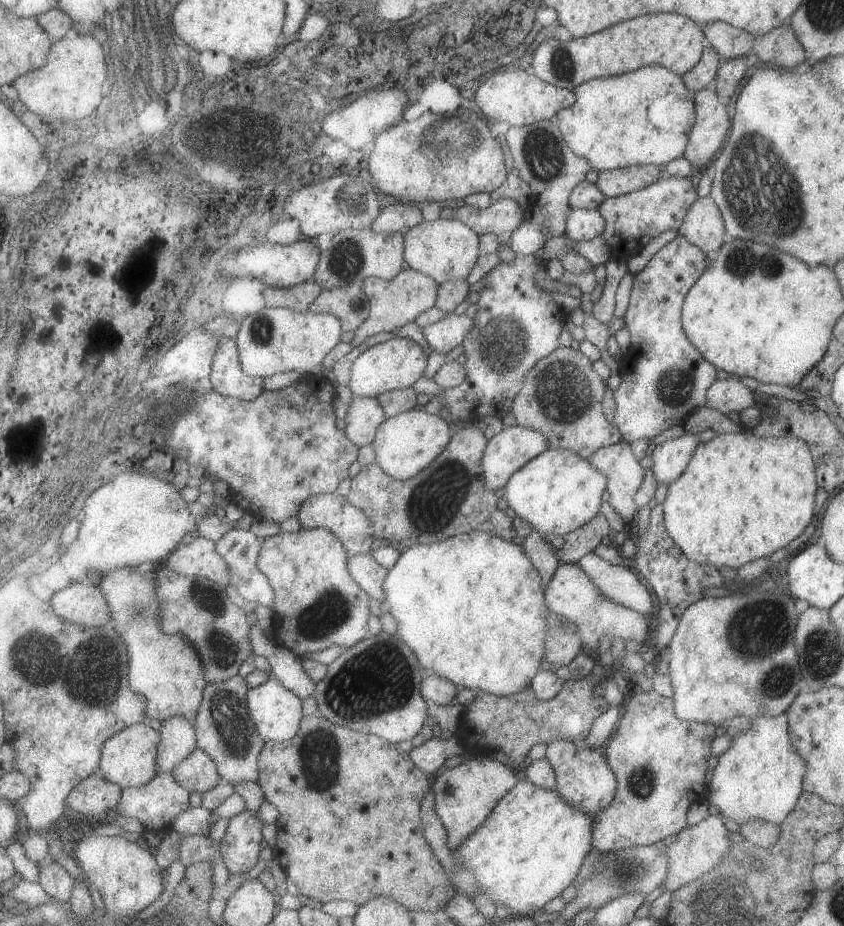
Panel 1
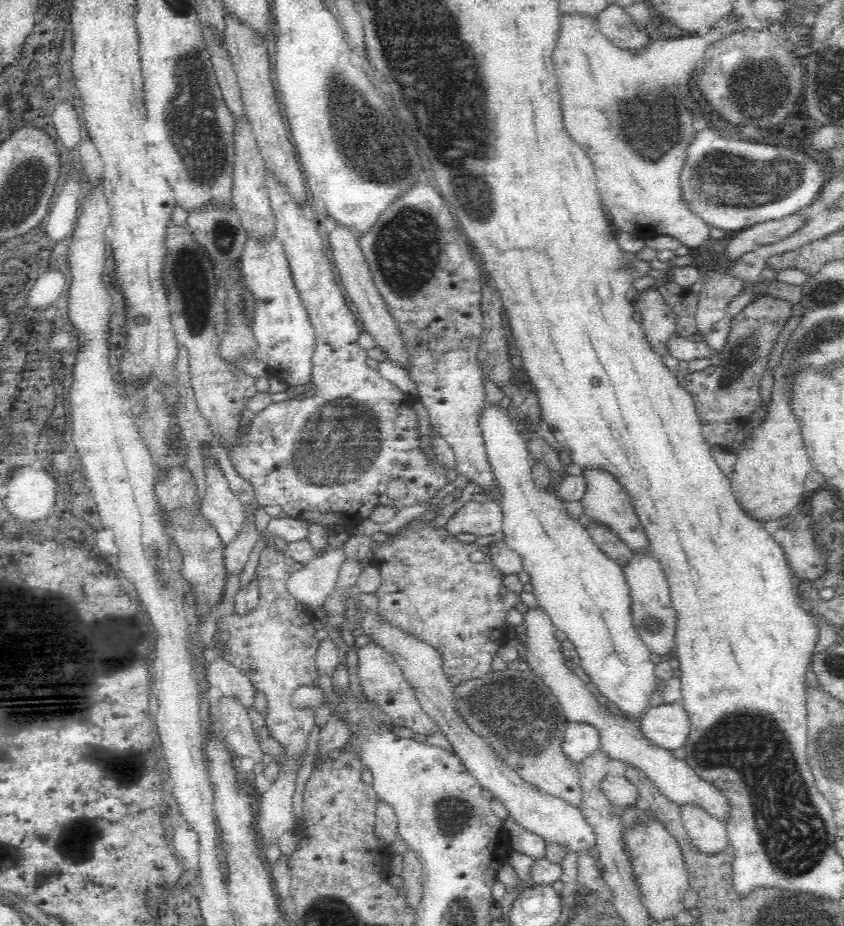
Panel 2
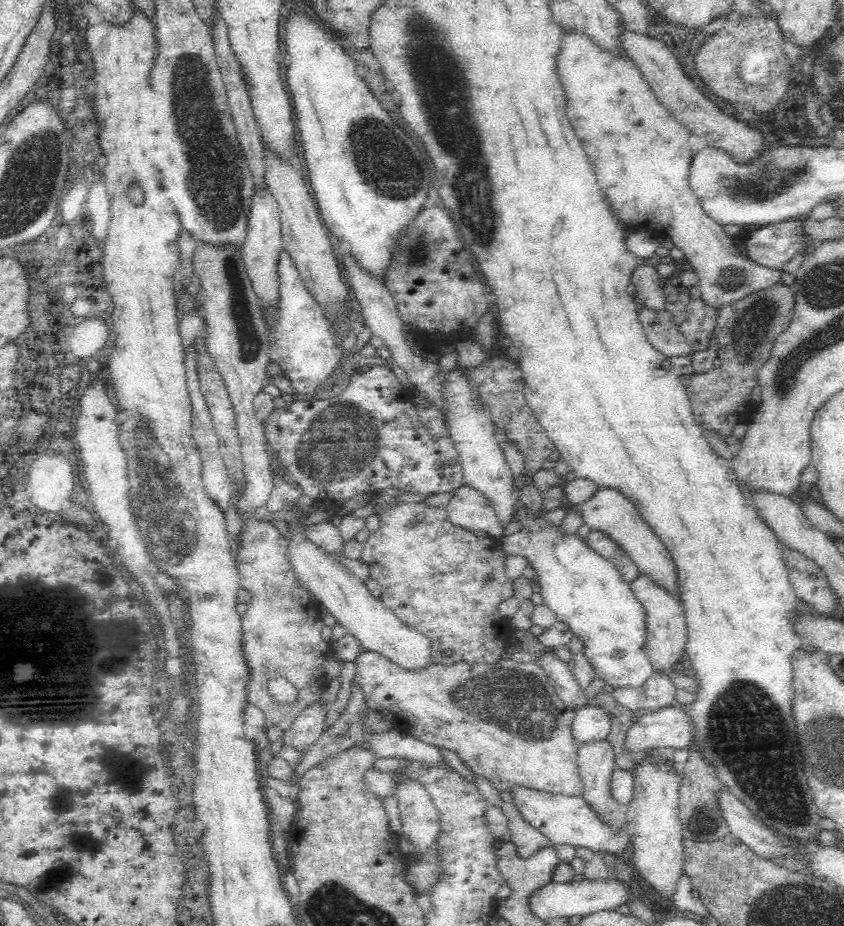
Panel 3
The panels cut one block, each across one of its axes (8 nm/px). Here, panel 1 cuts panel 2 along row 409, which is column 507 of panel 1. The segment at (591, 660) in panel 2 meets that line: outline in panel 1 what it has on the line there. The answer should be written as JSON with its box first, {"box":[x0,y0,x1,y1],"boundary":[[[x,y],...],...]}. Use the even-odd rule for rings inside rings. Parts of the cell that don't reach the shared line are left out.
{"box":[505,449,608,537],"boundary":[[[549,449],[540,454],[527,465],[520,468],[505,486],[505,497],[509,509],[521,518],[525,518],[533,524],[535,531],[539,531],[545,537],[550,534],[560,534],[564,537],[577,528],[581,528],[599,512],[601,496],[608,484],[605,475],[601,471],[589,466],[589,461],[571,449]]]}

